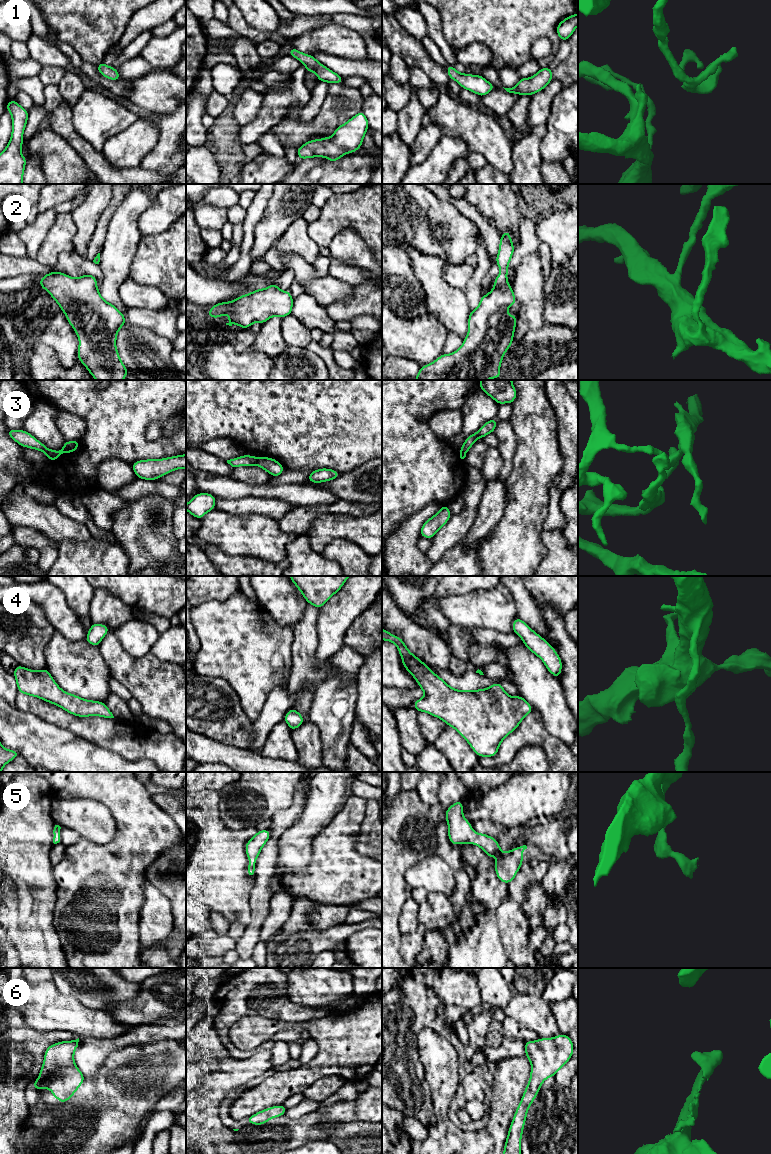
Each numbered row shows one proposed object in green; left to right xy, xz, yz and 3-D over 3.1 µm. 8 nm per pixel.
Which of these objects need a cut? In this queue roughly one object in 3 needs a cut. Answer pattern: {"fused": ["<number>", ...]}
{"fused": ["3"]}

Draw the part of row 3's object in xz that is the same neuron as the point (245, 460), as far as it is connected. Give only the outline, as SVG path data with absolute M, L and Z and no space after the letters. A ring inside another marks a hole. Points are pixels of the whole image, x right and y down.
M246 454L237 458L227 460L227 463L230 464L232 467L252 466L256 465L256 462L257 457Z

